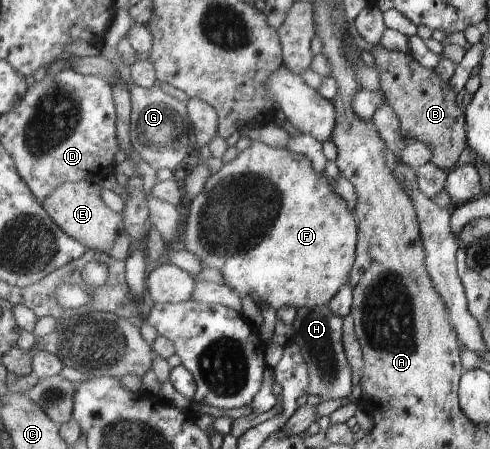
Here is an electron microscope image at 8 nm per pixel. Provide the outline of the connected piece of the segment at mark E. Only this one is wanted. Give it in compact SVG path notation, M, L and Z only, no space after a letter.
M99 181L66 182L58 186L46 199L41 201L48 217L72 239L98 253L109 255L117 260L128 259L133 241L125 231L123 215L111 210L100 196Z

